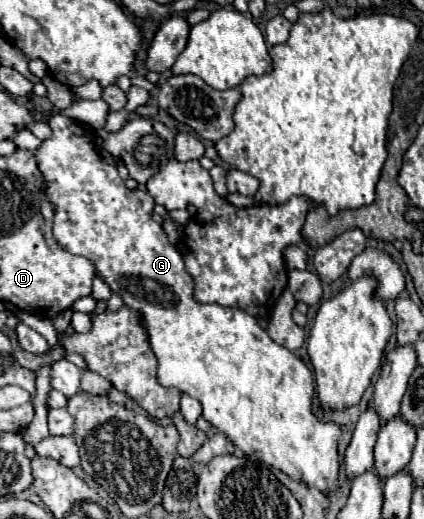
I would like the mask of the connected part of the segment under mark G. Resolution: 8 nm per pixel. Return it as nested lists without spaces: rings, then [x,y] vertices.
[[[56,114],[50,118],[48,126],[52,128],[52,136],[42,140],[34,154],[46,182],[46,196],[56,208],[52,234],[60,248],[88,258],[96,268],[96,276],[100,276],[110,290],[122,298],[124,306],[142,314],[150,348],[158,360],[158,382],[196,398],[202,404],[202,418],[226,434],[246,456],[260,458],[288,474],[292,480],[306,480],[324,494],[334,492],[340,468],[340,426],[320,422],[310,412],[314,378],[308,366],[294,352],[276,344],[248,312],[196,302],[194,280],[184,268],[182,254],[174,244],[170,244],[164,228],[152,220],[152,196],[142,190],[126,188],[118,170],[102,160],[92,140],[86,136],[88,126],[84,122]]]

